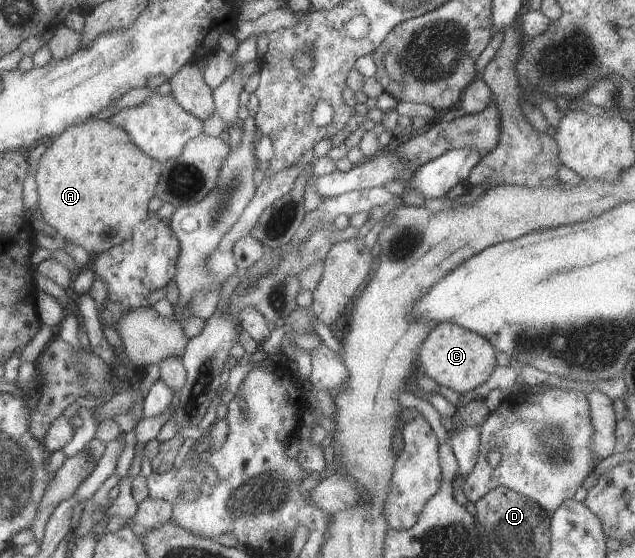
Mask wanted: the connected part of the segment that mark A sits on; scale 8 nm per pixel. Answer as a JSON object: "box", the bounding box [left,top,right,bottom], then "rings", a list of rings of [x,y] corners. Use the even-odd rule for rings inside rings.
{"box":[35,118,162,256],"rings":[[[90,118],[87,123],[71,126],[65,133],[62,133],[60,136],[58,135],[52,141],[46,143],[40,149],[37,158],[36,166],[38,170],[35,174],[35,180],[37,183],[37,192],[39,193],[38,210],[45,222],[51,225],[57,231],[58,235],[67,239],[67,241],[83,247],[91,256],[106,252],[108,249],[121,245],[125,240],[131,239],[131,237],[134,236],[137,225],[147,219],[147,203],[149,203],[149,199],[153,197],[153,189],[156,188],[162,173],[162,162],[149,157],[147,153],[133,141],[131,134],[127,130],[112,124],[112,121],[107,118],[104,120]]]}

